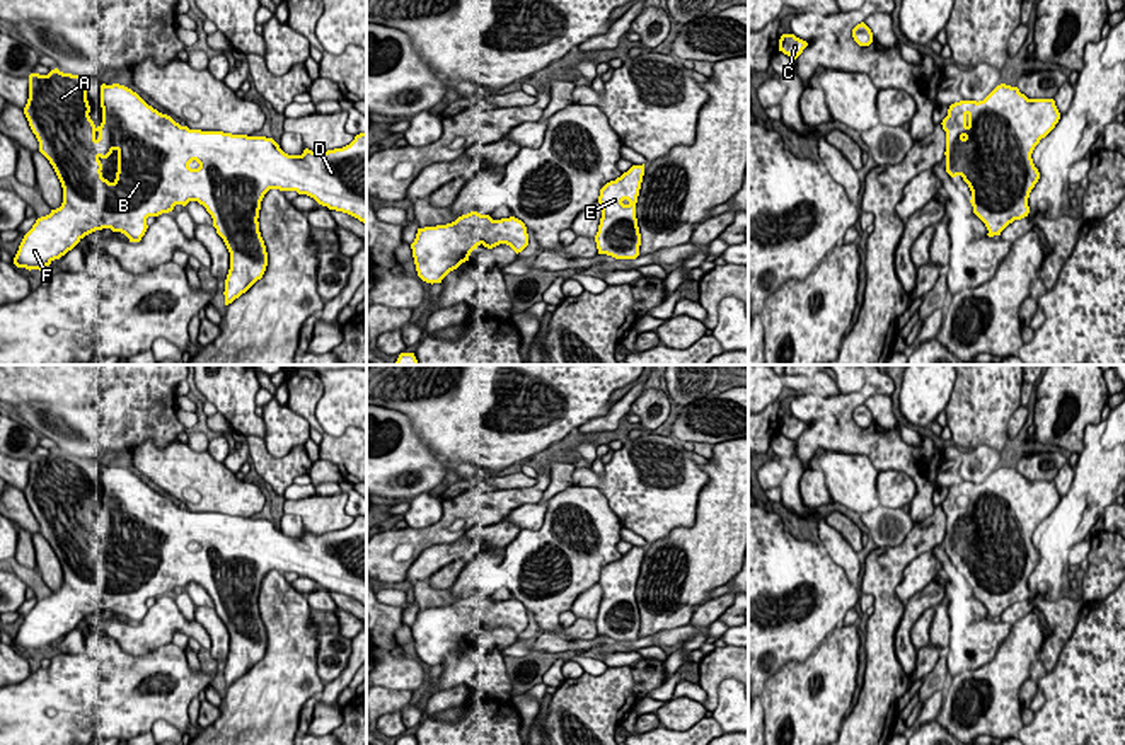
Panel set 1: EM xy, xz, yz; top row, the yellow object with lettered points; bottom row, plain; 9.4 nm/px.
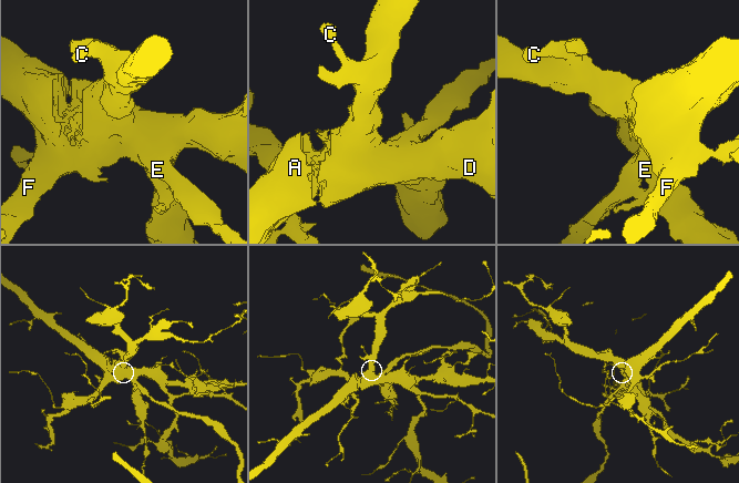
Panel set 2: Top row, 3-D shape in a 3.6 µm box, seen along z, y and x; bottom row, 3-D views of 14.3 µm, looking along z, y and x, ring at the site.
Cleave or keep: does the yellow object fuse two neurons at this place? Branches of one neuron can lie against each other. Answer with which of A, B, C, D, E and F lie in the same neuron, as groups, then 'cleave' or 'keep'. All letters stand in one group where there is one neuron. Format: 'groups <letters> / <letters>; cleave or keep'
groups A B C D E F; keep

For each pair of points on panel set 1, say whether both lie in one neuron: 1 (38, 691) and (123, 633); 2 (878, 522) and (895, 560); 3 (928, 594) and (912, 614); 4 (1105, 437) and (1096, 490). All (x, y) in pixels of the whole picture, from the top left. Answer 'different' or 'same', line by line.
1: different
2: different
3: same
4: same

